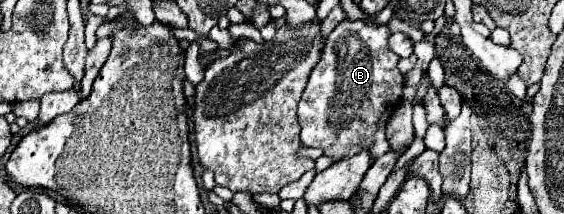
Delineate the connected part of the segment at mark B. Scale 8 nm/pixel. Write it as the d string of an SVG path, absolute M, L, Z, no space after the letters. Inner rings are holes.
M345 19L331 31L331 35L325 41L323 57L315 65L315 69L309 77L309 83L303 91L303 97L299 101L299 109L297 109L303 145L323 149L323 155L331 157L333 161L357 155L363 149L371 151L371 157L377 159L377 157L381 157L381 153L387 153L391 149L391 145L385 137L385 125L387 125L389 117L393 115L395 107L399 105L399 99L401 99L399 95L403 89L403 75L397 69L399 57L387 45L389 35L391 35L391 31L387 25L367 23L363 19L357 19L357 21ZM359 133L367 133L367 139L363 143L365 147L361 147L361 149L357 149Z

